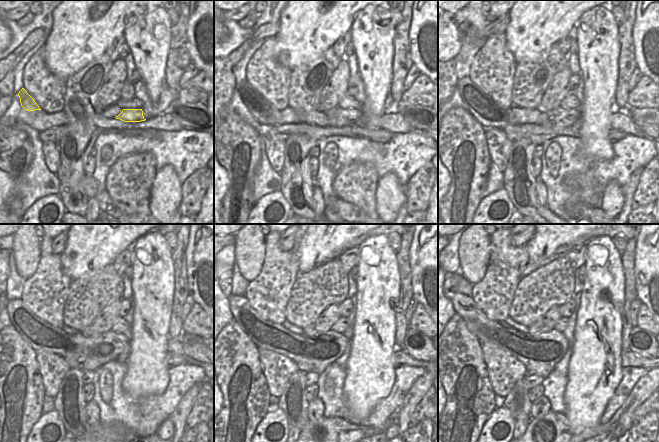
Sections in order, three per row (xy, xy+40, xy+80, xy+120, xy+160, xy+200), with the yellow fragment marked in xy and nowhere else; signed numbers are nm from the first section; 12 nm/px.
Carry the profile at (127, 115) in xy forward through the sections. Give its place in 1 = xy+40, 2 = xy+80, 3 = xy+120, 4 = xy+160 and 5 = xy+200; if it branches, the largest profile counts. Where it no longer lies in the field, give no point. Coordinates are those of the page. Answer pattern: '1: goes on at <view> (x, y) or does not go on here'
1: goes on at xy+40 (336, 115)
2: goes on at xy+80 (555, 118)
3: goes on at xy+120 (41, 336)
4: goes on at xy+160 (266, 335)
5: goes on at xy+200 (498, 333)

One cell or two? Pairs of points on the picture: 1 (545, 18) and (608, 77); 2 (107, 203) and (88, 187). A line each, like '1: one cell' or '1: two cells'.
1: two cells
2: one cell

